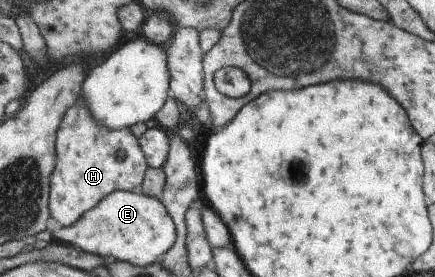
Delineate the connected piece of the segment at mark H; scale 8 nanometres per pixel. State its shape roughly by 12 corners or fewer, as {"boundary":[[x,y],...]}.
{"boundary":[[83,95],[59,126],[49,208],[65,227],[151,168]]}

